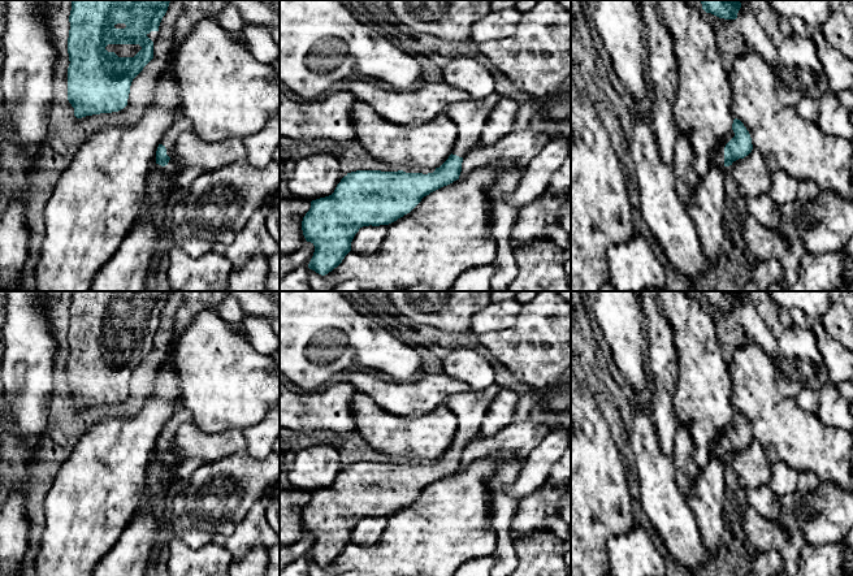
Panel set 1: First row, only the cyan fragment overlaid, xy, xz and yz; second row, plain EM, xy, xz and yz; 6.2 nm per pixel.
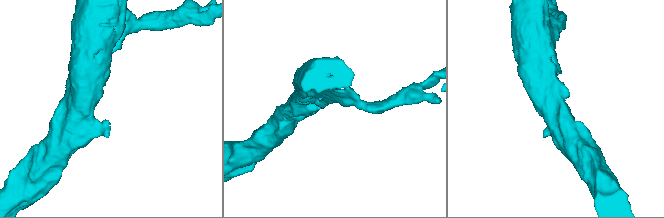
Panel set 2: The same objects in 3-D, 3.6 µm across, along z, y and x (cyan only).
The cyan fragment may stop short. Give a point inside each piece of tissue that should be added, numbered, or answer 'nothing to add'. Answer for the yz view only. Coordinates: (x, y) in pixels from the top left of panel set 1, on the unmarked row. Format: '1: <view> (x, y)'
1: yz (718, 447)

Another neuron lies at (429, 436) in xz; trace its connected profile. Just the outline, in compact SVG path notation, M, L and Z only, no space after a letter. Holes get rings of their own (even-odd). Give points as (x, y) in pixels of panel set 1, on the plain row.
M355 393L355 432L376 451L400 458L440 459L451 446L458 419L442 403L421 417L400 417L378 407L369 395Z

